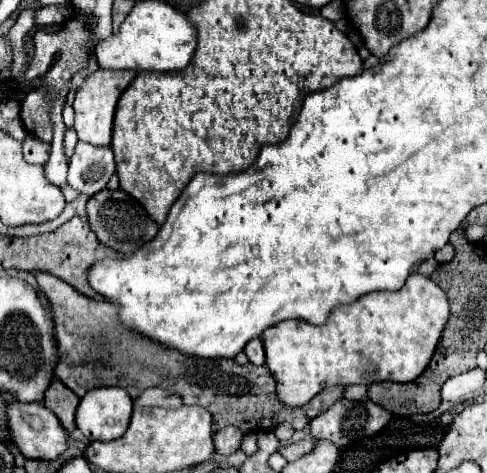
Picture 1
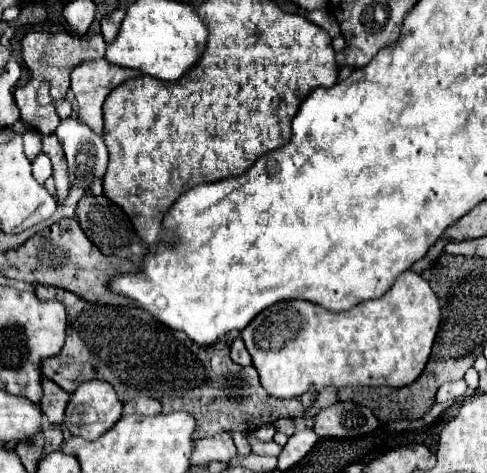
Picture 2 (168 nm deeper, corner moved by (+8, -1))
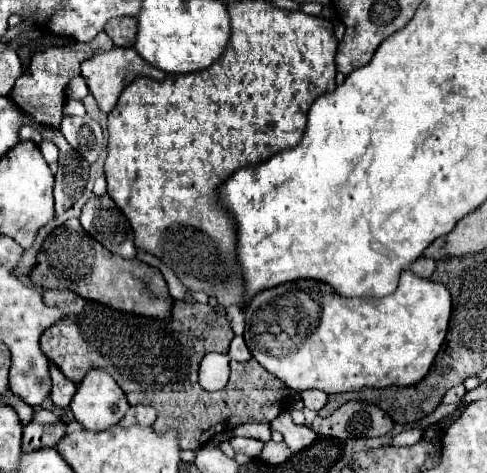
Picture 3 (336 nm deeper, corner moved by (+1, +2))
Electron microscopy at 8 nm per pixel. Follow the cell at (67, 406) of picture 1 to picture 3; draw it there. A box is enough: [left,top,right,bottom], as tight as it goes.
[49,364,77,408]

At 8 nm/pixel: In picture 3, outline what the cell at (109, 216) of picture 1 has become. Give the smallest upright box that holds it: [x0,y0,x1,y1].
[79,194,137,258]

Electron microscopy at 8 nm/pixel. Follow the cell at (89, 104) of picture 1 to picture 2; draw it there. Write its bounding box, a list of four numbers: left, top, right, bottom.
[72,59,142,133]

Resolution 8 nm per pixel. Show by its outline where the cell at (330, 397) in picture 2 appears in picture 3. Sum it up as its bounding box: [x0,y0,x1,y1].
[301,390,327,412]

